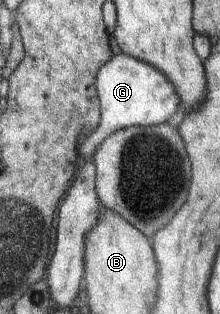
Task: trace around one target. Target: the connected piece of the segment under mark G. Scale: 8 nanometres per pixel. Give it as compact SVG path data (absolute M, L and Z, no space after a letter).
M124 53L114 55L98 70L97 92L101 103L101 124L80 148L79 153L83 156L94 155L107 137L121 129L173 122L180 113L180 97L168 79L158 69Z

